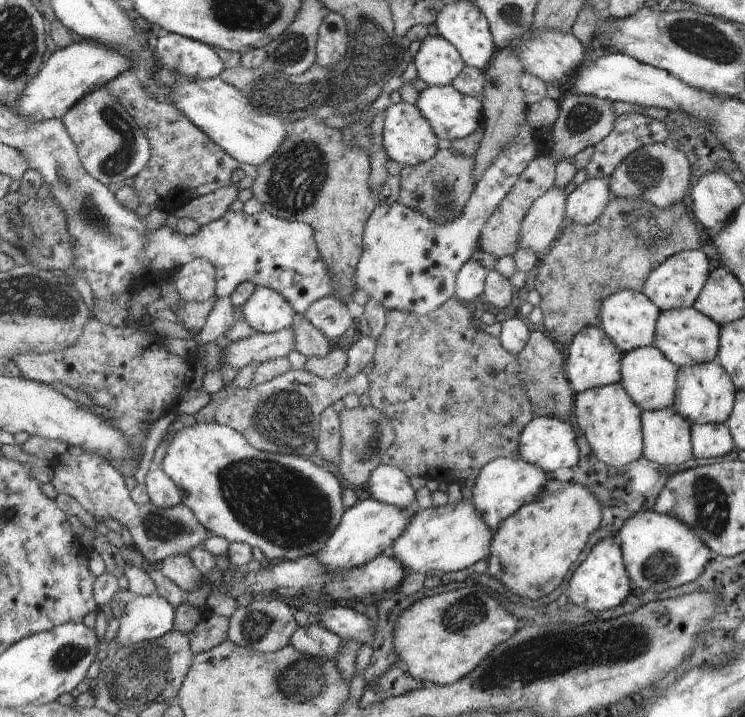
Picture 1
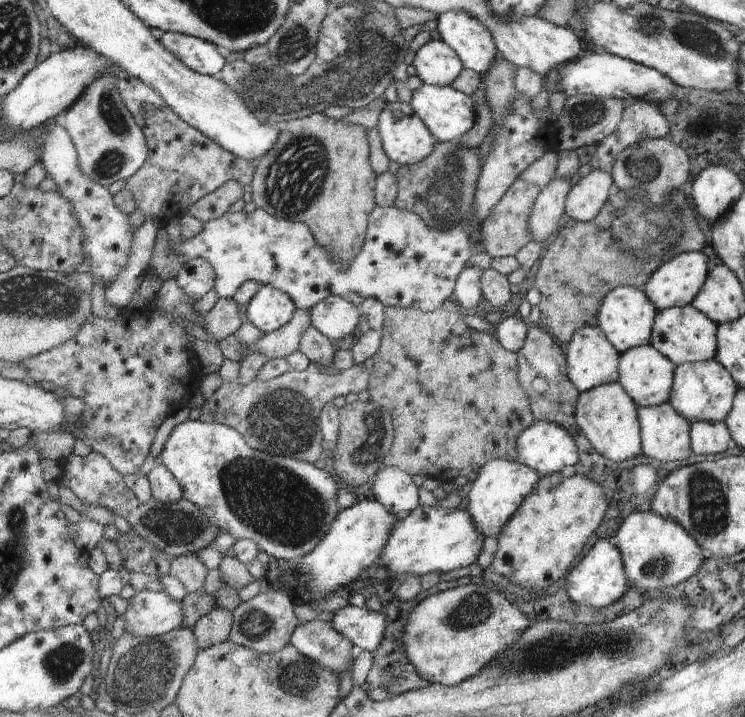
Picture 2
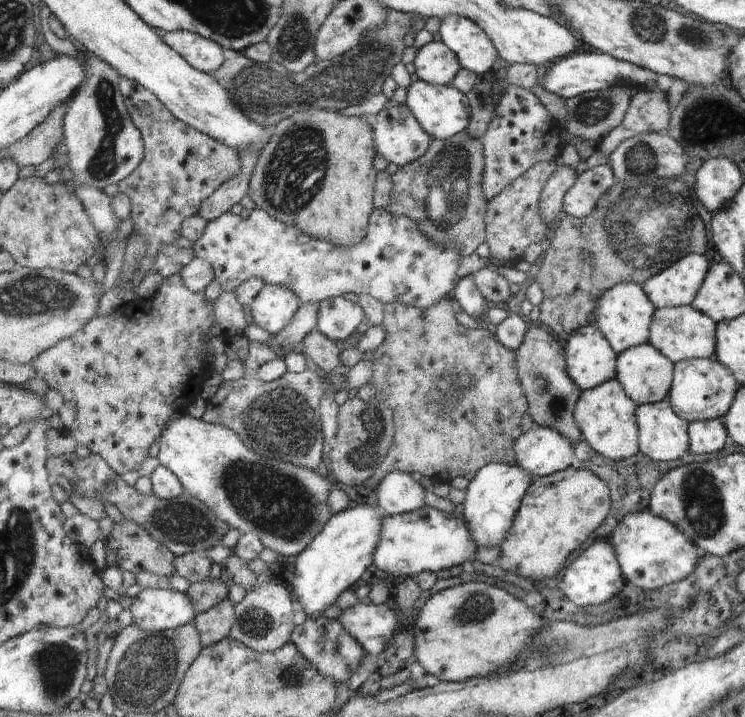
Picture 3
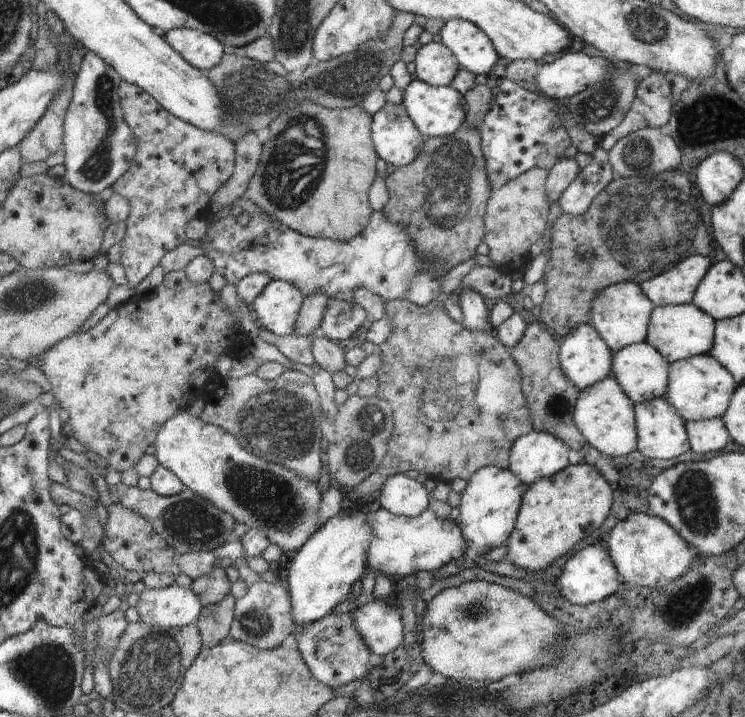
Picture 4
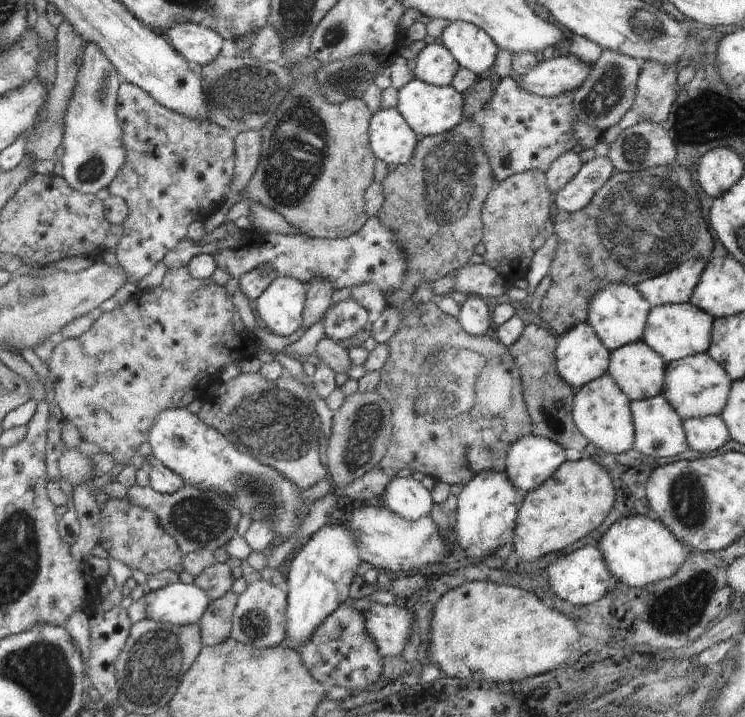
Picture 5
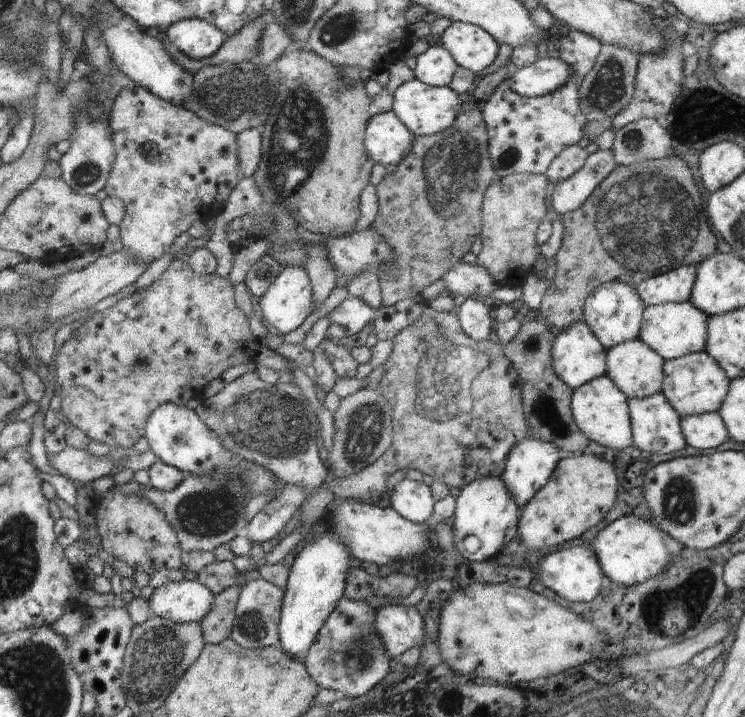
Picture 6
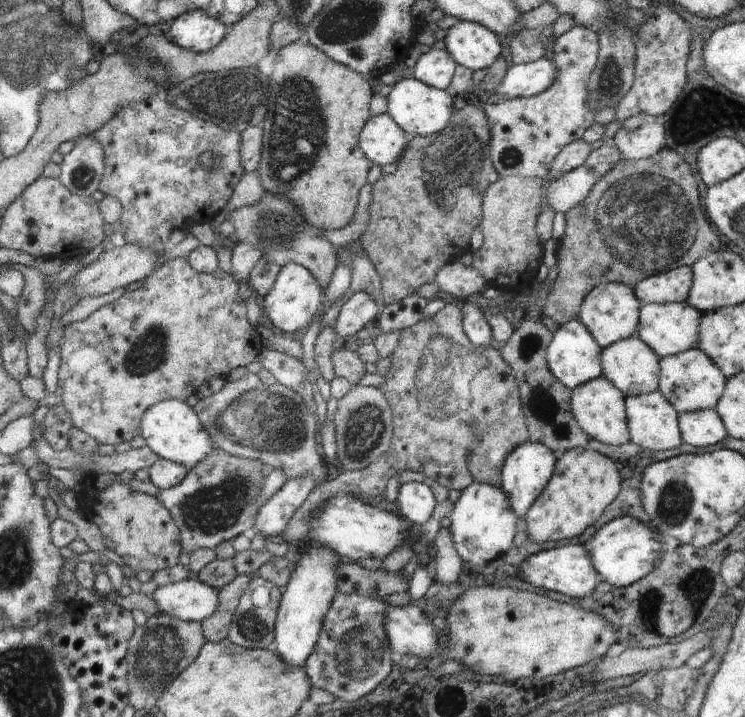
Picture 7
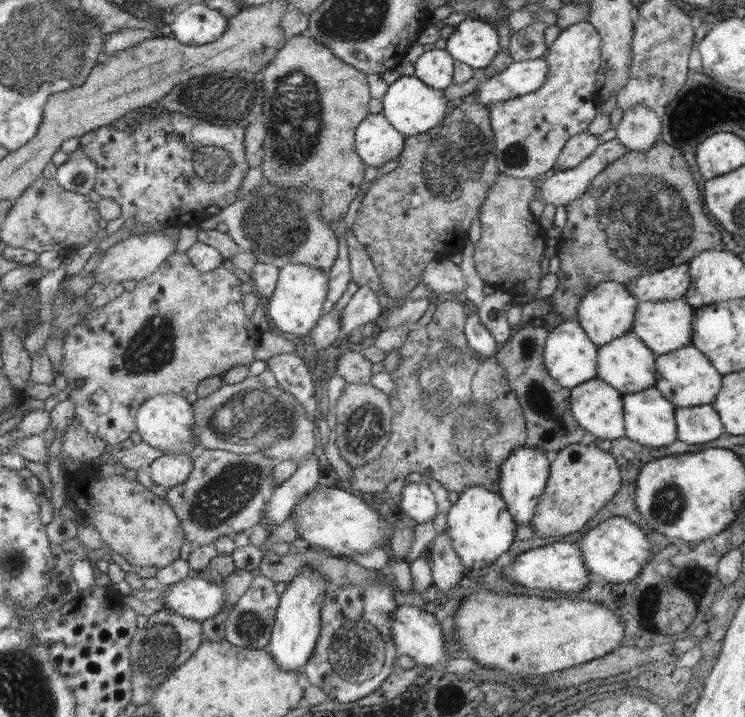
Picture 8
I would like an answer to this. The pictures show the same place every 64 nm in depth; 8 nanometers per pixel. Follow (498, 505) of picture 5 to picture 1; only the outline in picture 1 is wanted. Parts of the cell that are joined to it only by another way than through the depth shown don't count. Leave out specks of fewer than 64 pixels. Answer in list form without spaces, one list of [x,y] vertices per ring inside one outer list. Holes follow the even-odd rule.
[[[500,457],[481,468],[472,487],[471,501],[484,522],[495,533],[502,520],[512,516],[522,505],[530,504],[539,499],[548,479],[550,476],[546,471],[522,458]]]

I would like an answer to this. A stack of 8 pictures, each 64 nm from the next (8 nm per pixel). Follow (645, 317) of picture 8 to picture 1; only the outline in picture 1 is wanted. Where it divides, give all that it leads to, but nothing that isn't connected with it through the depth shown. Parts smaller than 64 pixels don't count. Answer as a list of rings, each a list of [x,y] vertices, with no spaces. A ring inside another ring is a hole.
[[[693,306],[661,311],[658,320],[656,321],[653,346],[656,347],[668,360],[671,360],[678,369],[683,366],[690,366],[692,365],[692,362],[694,362],[694,358],[692,358],[690,354],[686,354],[686,346],[688,346],[688,344],[702,344],[702,346],[706,348],[706,356],[704,356],[703,361],[699,362],[716,362],[719,351],[720,327],[721,326],[717,322],[714,322],[714,320],[708,318],[708,316],[703,315],[702,312],[698,312],[698,310],[696,310]]]

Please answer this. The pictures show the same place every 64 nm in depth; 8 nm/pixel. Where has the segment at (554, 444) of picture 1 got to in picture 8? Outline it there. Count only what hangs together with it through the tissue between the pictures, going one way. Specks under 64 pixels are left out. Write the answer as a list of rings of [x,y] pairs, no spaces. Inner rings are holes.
[[[518,447],[501,464],[499,470],[499,493],[502,495],[506,508],[517,526],[528,524],[536,504],[538,504],[538,499],[546,488],[551,463],[548,456],[549,454],[539,448]]]

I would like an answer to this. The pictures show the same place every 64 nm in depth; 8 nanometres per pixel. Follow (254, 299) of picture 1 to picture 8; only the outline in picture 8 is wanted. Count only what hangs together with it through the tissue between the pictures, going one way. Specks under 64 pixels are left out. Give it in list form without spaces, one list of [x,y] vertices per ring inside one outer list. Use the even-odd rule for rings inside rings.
[[[290,263],[284,265],[279,269],[275,289],[265,300],[265,312],[272,326],[277,327],[282,332],[289,332],[290,334],[296,334],[296,336],[306,336],[316,326],[316,322],[320,318],[328,285],[328,273],[301,264]]]

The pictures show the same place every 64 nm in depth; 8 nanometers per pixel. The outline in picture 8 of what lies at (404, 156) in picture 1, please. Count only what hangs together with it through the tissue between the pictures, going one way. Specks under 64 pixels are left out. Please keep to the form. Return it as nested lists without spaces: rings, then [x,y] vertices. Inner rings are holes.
[[[369,114],[355,132],[355,149],[361,159],[374,168],[399,158],[405,145],[405,137],[386,120],[386,117]]]

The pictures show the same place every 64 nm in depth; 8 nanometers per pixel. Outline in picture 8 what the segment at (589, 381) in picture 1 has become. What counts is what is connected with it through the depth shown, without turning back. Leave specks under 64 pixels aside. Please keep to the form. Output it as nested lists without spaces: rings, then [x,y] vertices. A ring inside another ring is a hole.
[[[564,320],[545,342],[543,364],[550,376],[567,389],[573,389],[597,376],[598,347],[588,338],[578,320]]]

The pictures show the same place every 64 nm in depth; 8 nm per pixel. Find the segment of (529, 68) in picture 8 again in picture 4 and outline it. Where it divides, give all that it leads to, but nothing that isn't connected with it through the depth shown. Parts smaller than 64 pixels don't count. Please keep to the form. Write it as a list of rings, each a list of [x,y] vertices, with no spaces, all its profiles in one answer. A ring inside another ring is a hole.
[[[565,52],[546,61],[532,82],[539,92],[562,102],[604,80],[608,72],[605,58],[594,58],[583,53]]]

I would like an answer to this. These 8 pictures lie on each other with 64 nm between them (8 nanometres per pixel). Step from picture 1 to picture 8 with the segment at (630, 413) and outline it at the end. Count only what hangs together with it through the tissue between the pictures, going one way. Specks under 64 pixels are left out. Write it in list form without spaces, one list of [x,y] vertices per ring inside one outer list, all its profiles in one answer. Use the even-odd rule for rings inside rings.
[[[596,376],[575,386],[570,391],[571,411],[578,424],[590,434],[603,441],[617,441],[627,436],[625,431],[622,395],[605,380]]]

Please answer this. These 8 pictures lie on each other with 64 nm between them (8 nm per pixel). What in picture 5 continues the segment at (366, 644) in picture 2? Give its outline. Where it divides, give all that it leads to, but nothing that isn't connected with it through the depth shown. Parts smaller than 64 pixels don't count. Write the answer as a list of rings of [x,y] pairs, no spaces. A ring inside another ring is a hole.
[[[372,603],[367,610],[363,610],[363,619],[366,621],[367,633],[373,638],[380,656],[396,656],[404,650],[411,628],[416,625],[414,614],[407,608],[403,609],[397,605],[383,605]]]

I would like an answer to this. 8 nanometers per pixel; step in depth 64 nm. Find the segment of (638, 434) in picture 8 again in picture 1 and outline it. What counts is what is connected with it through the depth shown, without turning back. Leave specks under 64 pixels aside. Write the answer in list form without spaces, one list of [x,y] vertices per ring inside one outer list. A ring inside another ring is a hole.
[[[673,408],[641,410],[643,457],[662,466],[686,464],[694,458],[691,425]]]

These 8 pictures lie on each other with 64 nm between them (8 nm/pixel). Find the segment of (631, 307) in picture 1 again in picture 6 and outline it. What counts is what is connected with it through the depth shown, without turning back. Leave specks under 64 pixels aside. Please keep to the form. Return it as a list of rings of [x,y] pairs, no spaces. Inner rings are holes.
[[[608,281],[592,291],[586,299],[581,320],[584,321],[605,349],[639,338],[643,312],[647,306],[635,287],[622,281]]]

